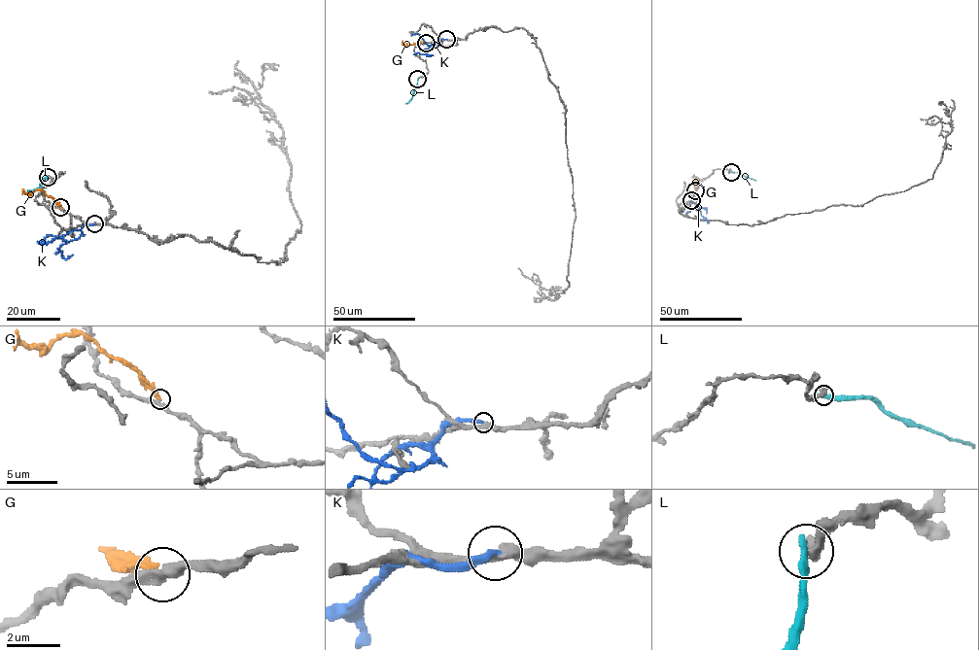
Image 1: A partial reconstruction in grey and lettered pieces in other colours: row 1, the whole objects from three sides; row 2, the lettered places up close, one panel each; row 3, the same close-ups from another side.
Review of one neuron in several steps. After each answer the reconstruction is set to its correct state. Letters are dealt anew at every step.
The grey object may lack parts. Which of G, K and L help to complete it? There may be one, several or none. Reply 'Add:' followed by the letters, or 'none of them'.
Add: none of them

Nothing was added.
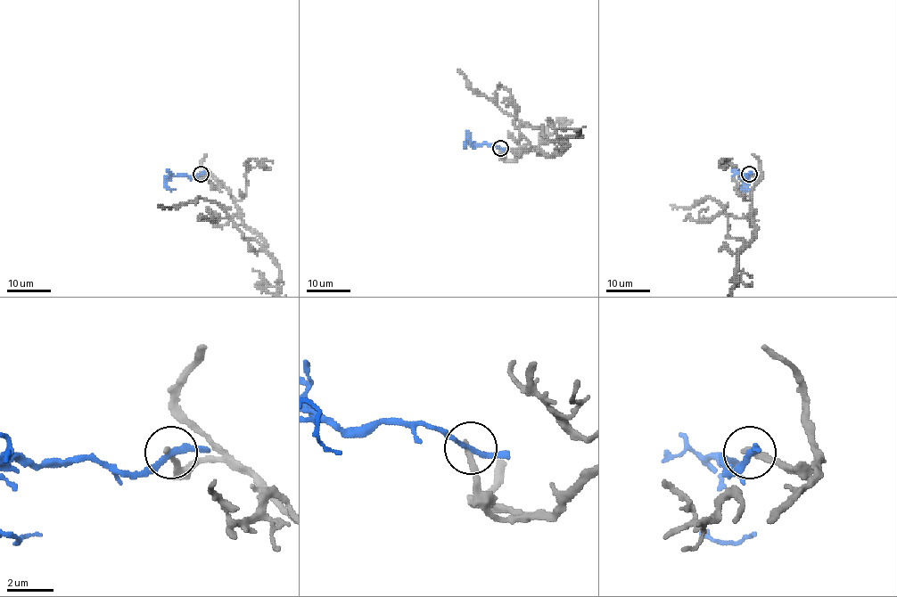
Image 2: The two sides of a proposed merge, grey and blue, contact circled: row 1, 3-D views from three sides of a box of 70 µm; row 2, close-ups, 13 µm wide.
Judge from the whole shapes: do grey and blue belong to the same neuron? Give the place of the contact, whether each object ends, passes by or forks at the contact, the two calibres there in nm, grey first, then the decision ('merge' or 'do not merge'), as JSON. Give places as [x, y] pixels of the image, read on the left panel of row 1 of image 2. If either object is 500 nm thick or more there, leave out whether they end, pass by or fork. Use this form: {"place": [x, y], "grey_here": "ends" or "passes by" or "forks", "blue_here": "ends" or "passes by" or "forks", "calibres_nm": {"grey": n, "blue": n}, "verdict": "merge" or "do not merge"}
{"place": [201, 174], "grey_here": "ends", "blue_here": "passes by", "calibres_nm": {"grey": 240, "blue": 220}, "verdict": "do not merge"}

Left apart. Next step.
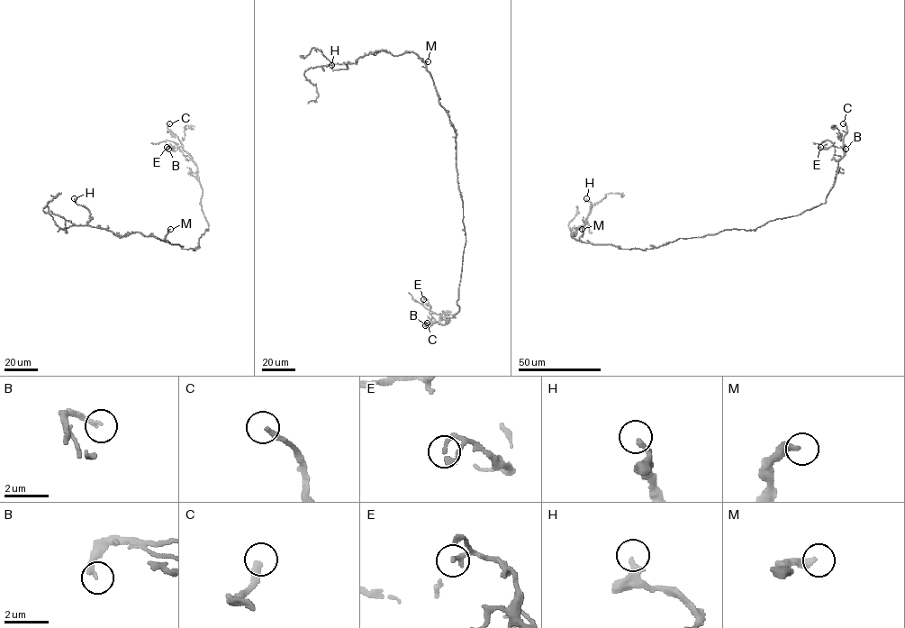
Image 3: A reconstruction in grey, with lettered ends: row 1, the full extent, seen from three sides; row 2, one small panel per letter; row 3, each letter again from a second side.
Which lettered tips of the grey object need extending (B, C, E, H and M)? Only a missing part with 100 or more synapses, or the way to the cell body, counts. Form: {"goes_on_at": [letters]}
{"goes_on_at": ["C"]}

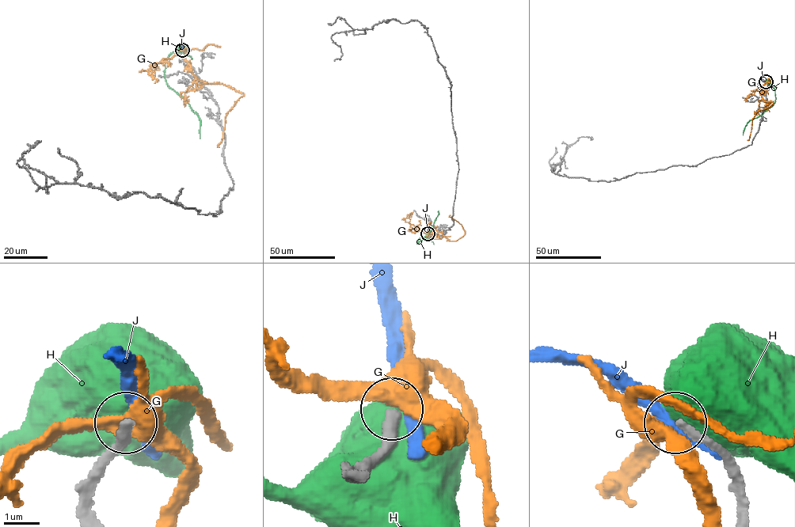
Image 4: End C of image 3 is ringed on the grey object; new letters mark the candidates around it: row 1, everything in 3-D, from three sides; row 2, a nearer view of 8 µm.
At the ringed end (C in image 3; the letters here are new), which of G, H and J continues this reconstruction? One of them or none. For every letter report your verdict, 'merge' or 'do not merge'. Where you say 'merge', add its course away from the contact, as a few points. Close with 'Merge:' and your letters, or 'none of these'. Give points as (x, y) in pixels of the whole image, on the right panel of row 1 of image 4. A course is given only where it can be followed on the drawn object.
G: do not merge
H: do not merge
J: do not merge
Merge: none of these

